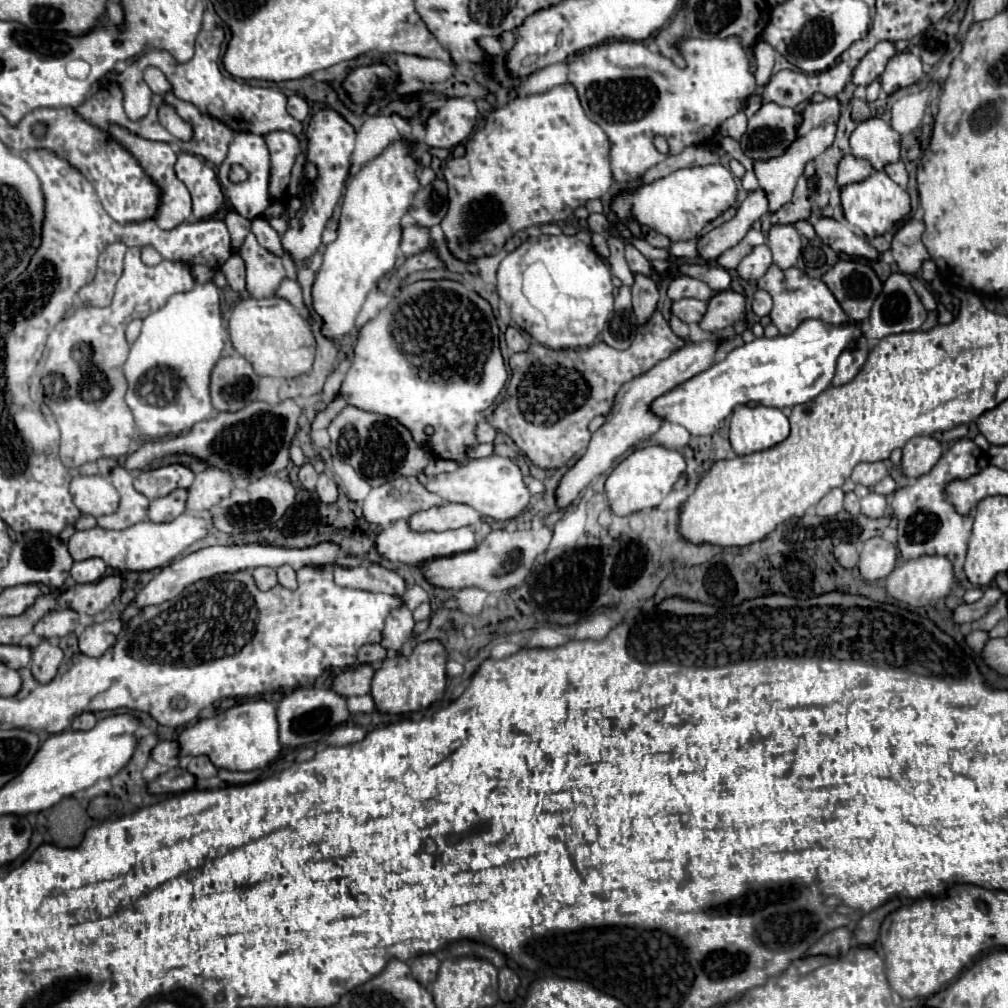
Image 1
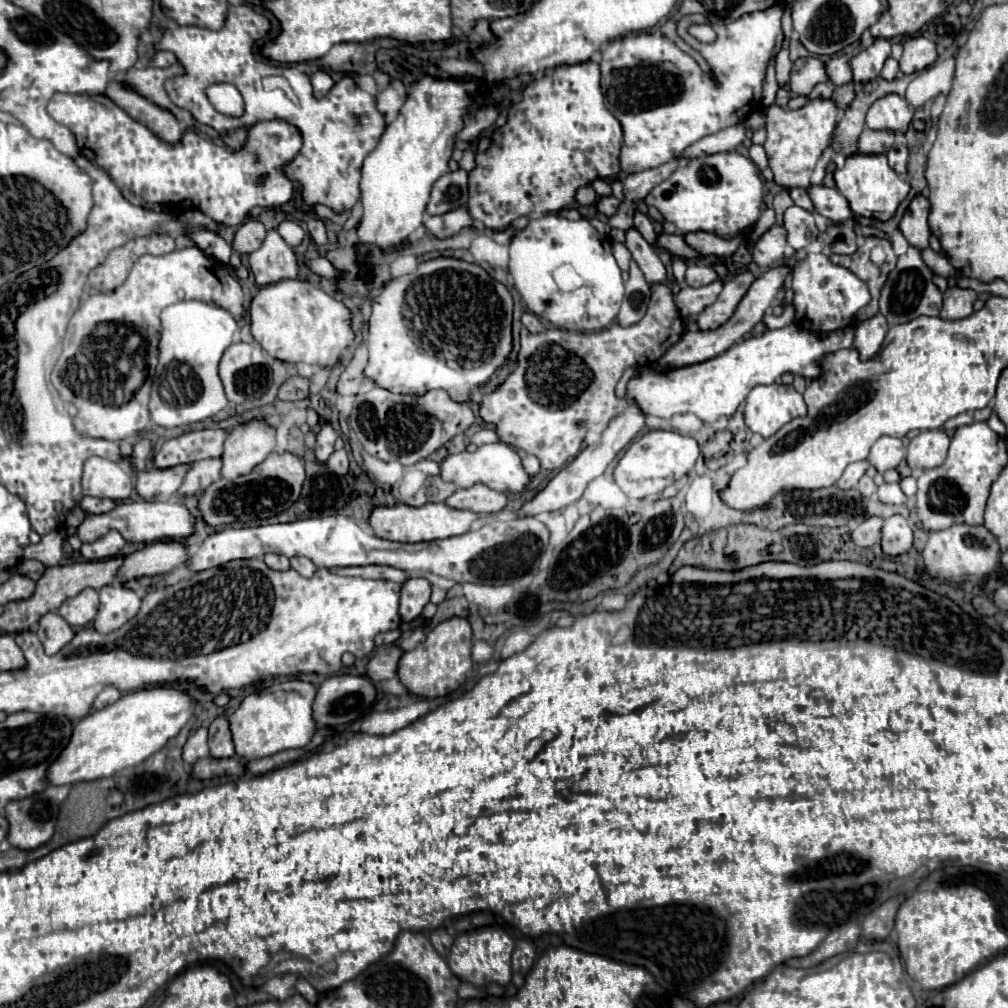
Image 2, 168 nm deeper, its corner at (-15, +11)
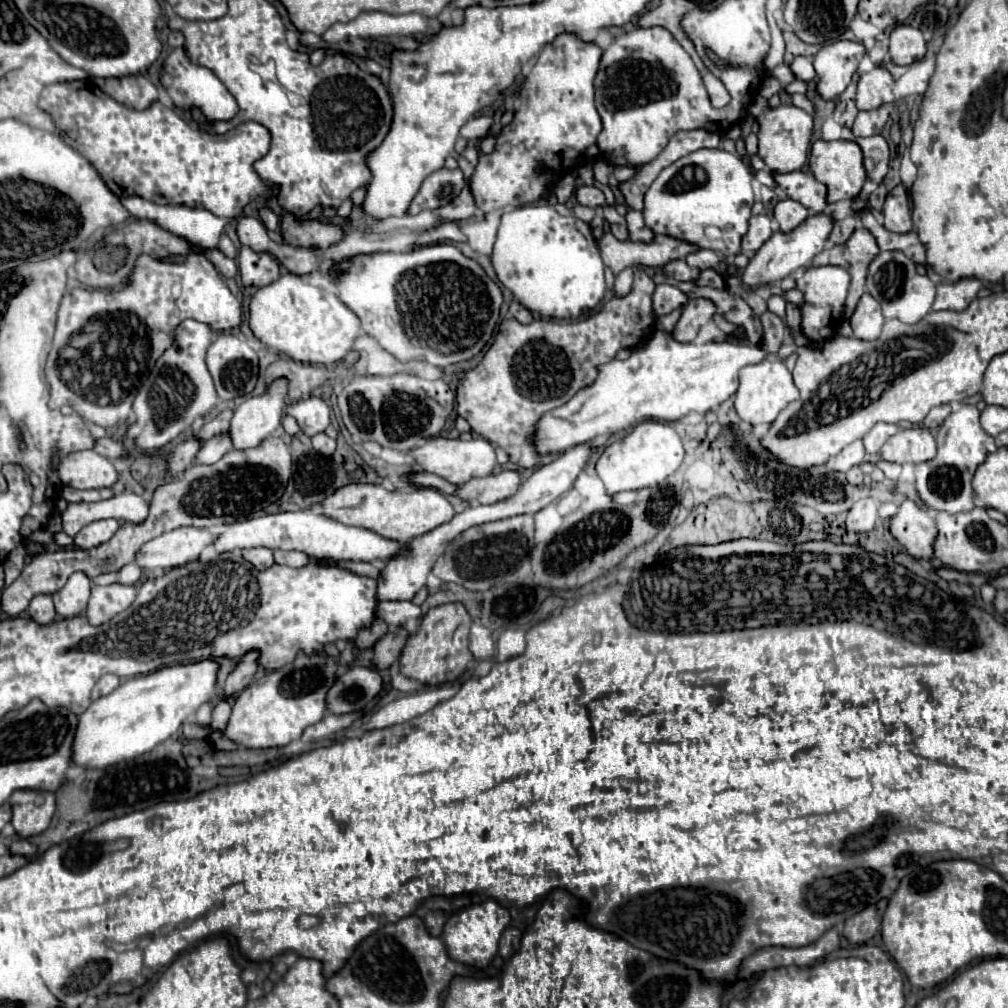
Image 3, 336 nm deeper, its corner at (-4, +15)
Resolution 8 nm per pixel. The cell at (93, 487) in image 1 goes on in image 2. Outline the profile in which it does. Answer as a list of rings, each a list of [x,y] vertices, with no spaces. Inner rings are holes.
[[[90,457],[84,463],[82,489],[84,495],[126,501],[132,495],[132,479],[120,463],[102,457]]]

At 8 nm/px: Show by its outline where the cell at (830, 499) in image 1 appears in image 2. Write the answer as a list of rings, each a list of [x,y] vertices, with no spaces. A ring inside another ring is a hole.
[[[868,459],[856,461],[856,463],[848,465],[848,467],[844,469],[844,473],[842,473],[842,477],[840,477],[840,481],[838,481],[836,485],[838,485],[840,489],[852,489],[852,487],[856,487],[856,483],[860,481],[860,477],[866,473],[868,467],[870,467]]]

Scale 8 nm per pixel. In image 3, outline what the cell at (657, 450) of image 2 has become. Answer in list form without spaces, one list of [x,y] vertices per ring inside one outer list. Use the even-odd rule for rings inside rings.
[[[643,421],[627,437],[611,443],[597,461],[597,473],[605,483],[605,489],[615,495],[621,491],[635,491],[643,487],[653,487],[673,475],[683,461],[681,437],[669,423],[663,421]]]

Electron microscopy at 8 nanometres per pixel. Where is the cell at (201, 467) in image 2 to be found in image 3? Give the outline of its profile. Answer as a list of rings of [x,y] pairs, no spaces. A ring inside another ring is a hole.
[[[221,433],[221,435],[217,435],[217,437],[213,437],[213,439],[209,439],[209,441],[205,441],[203,445],[201,445],[201,449],[199,449],[199,453],[195,455],[195,465],[213,465],[213,463],[217,463],[227,451],[231,449],[231,445],[229,445],[229,435],[225,435],[225,433]]]

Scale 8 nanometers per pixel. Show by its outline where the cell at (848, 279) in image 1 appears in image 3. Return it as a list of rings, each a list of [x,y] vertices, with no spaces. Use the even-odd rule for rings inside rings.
[[[857,229],[845,245],[833,245],[813,257],[813,265],[839,265],[849,271],[851,287],[845,303],[843,317],[849,319],[865,293],[865,277],[869,263],[879,255],[875,237],[867,229]]]

